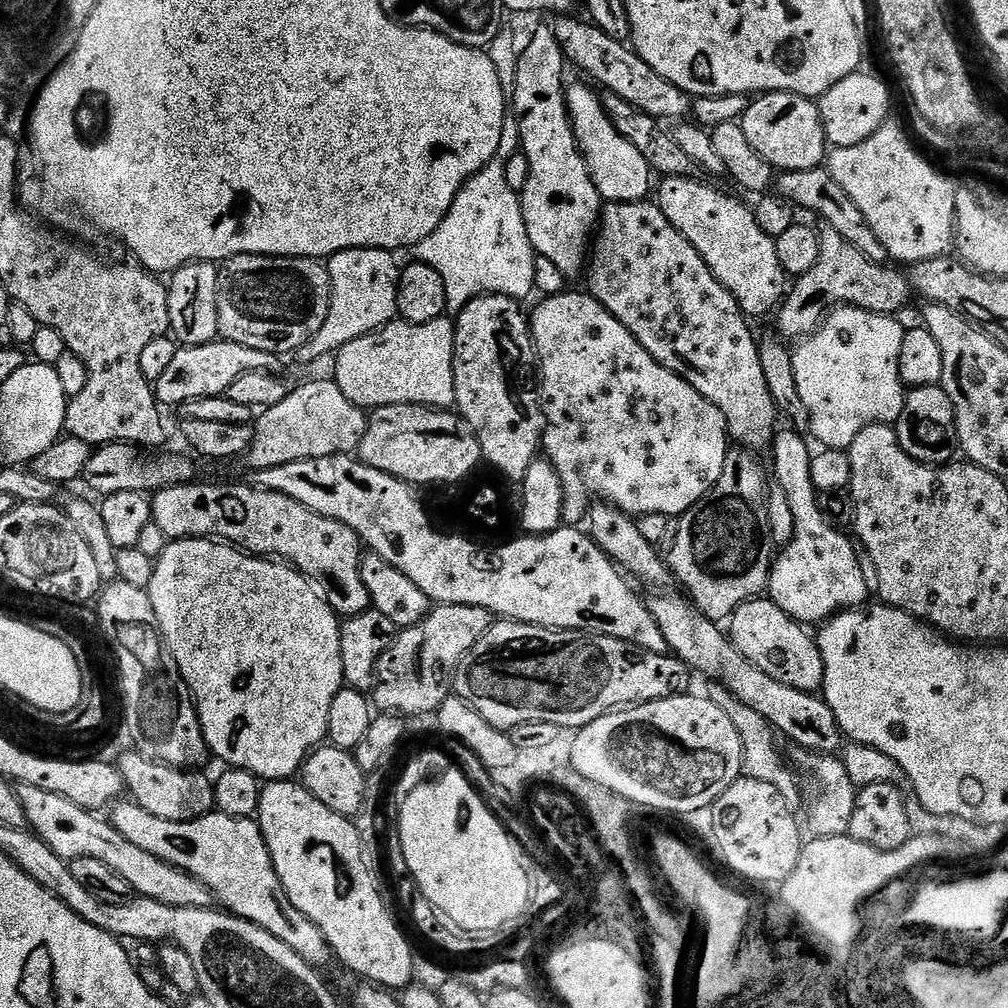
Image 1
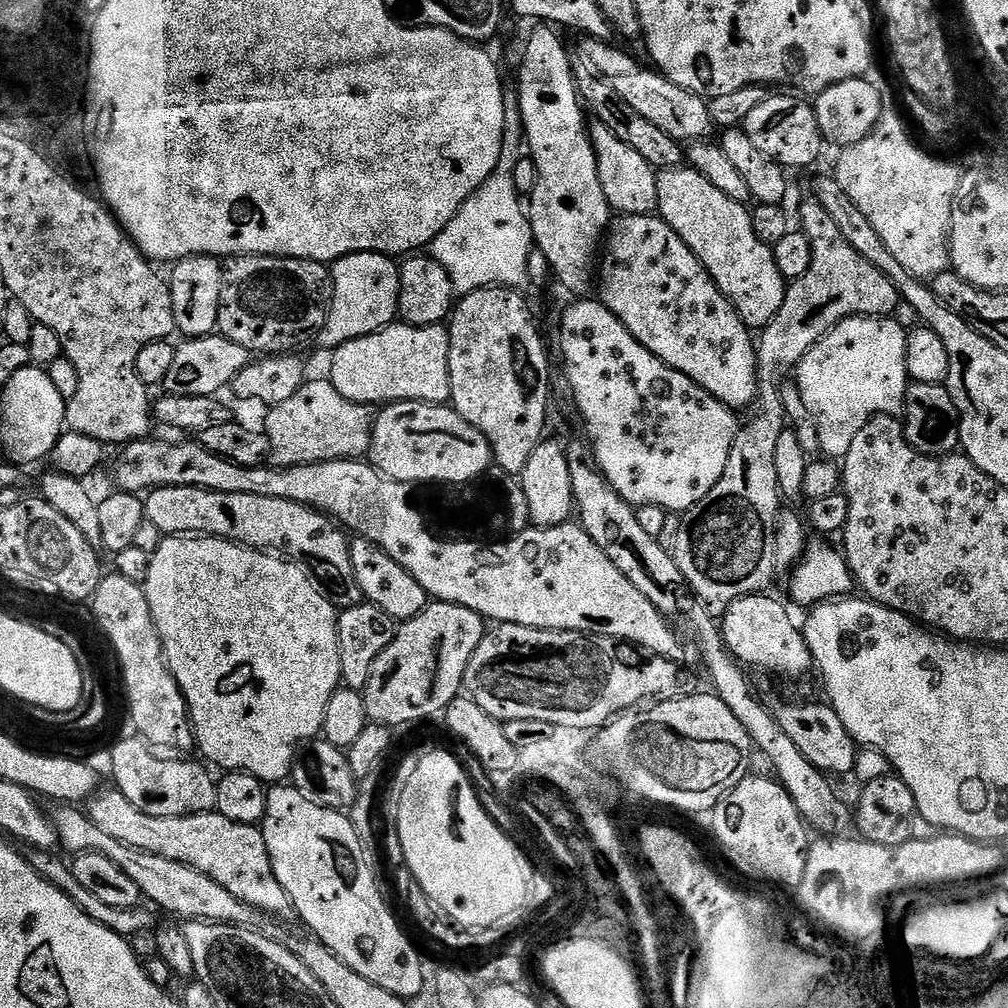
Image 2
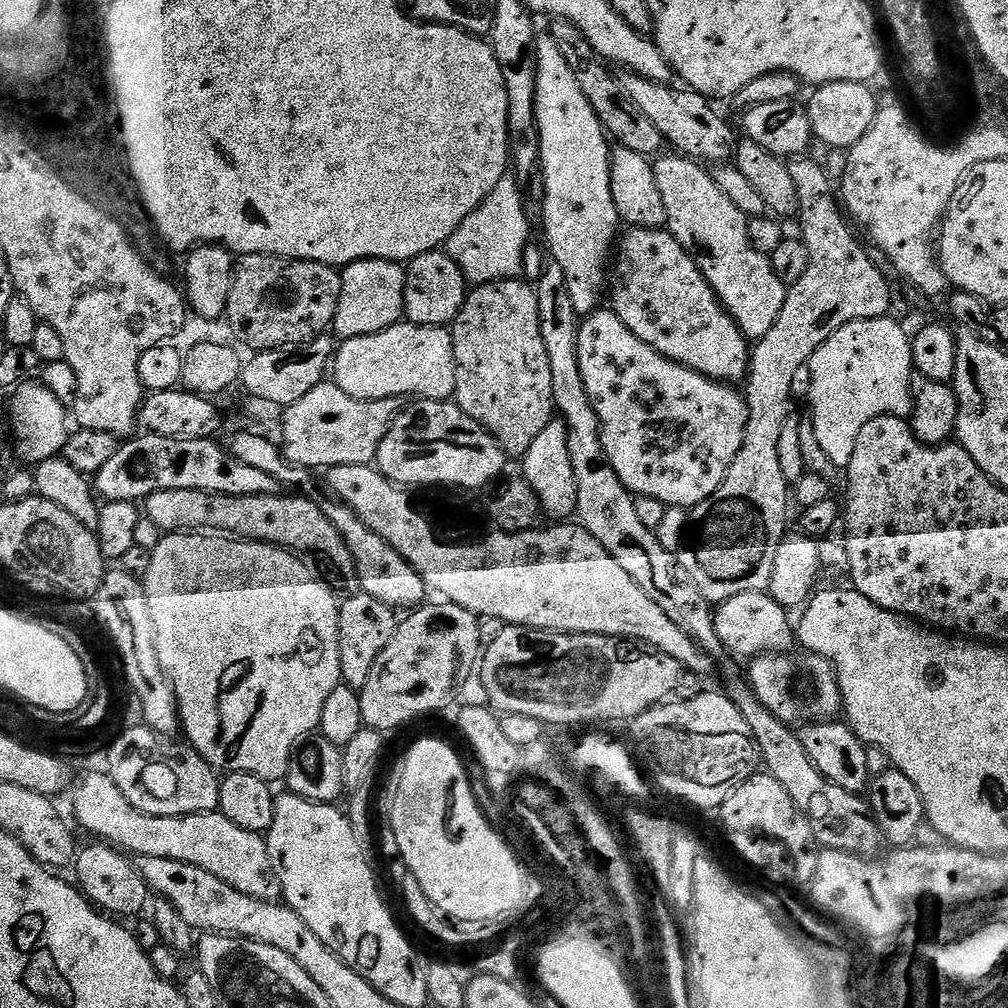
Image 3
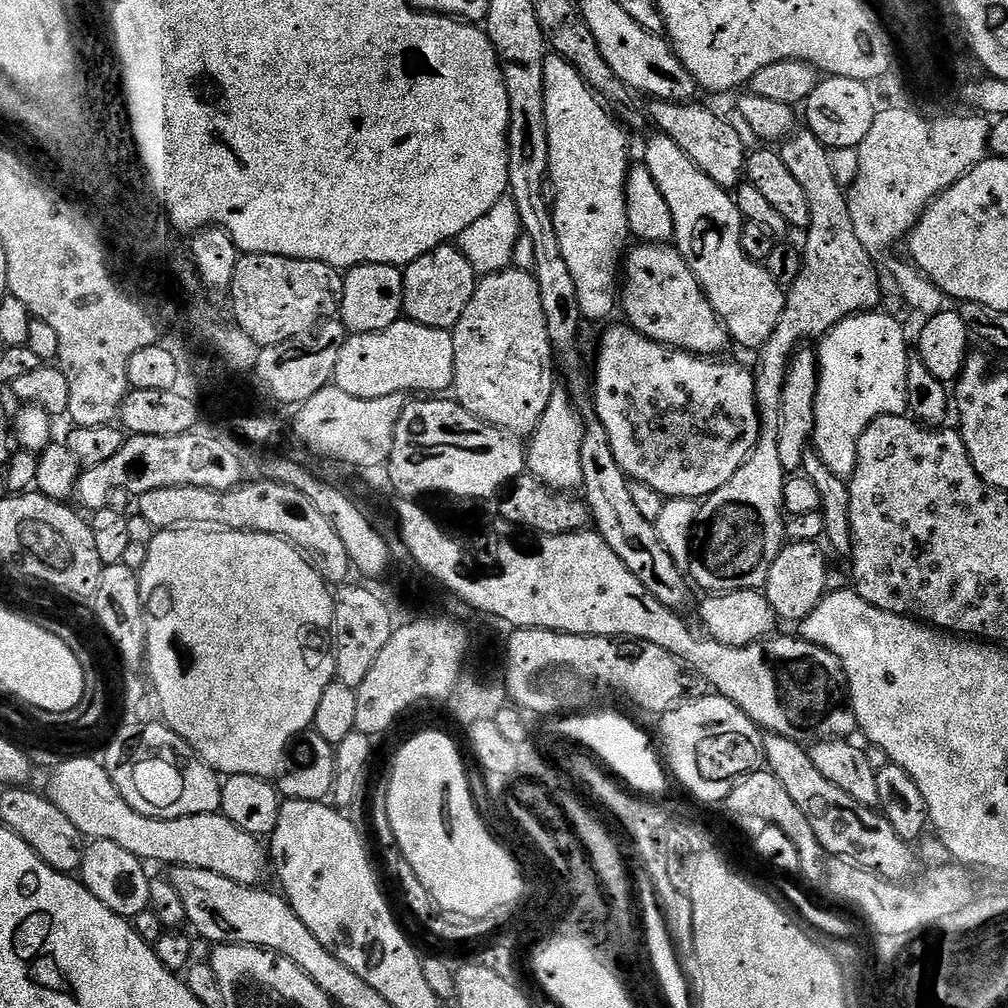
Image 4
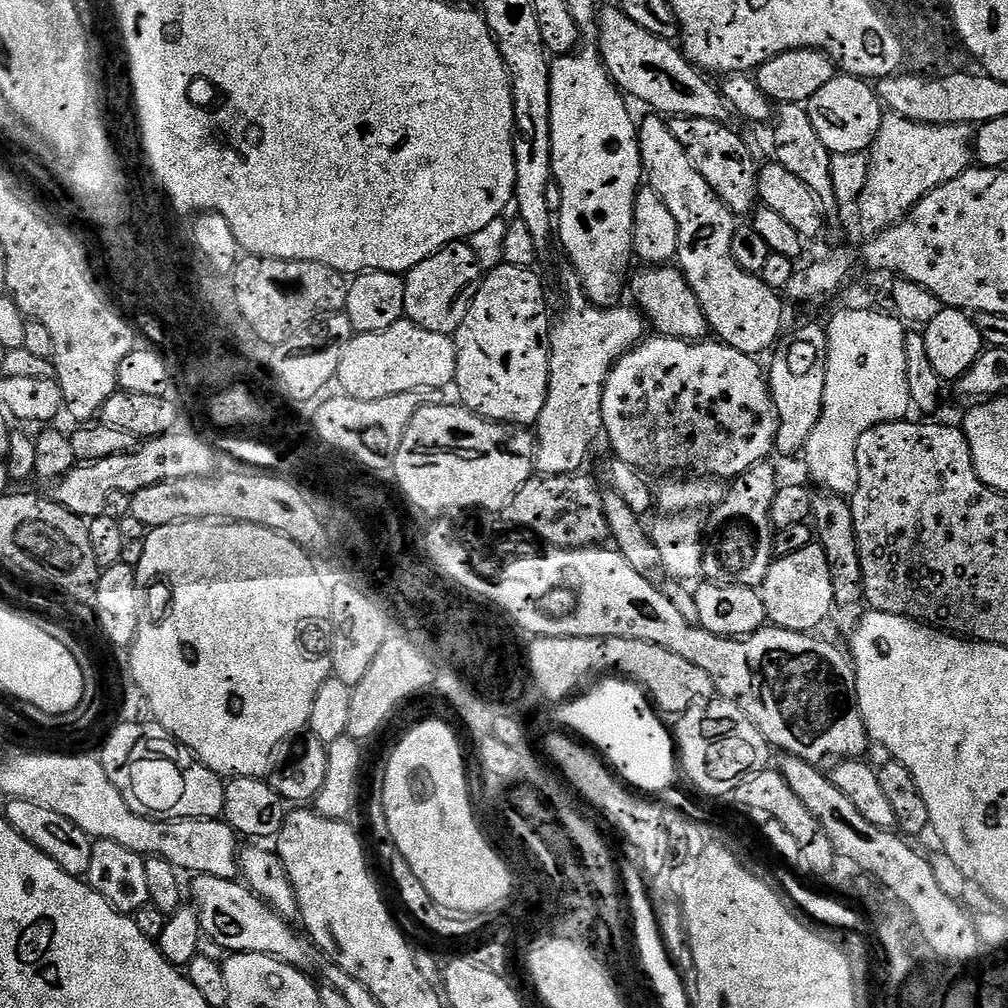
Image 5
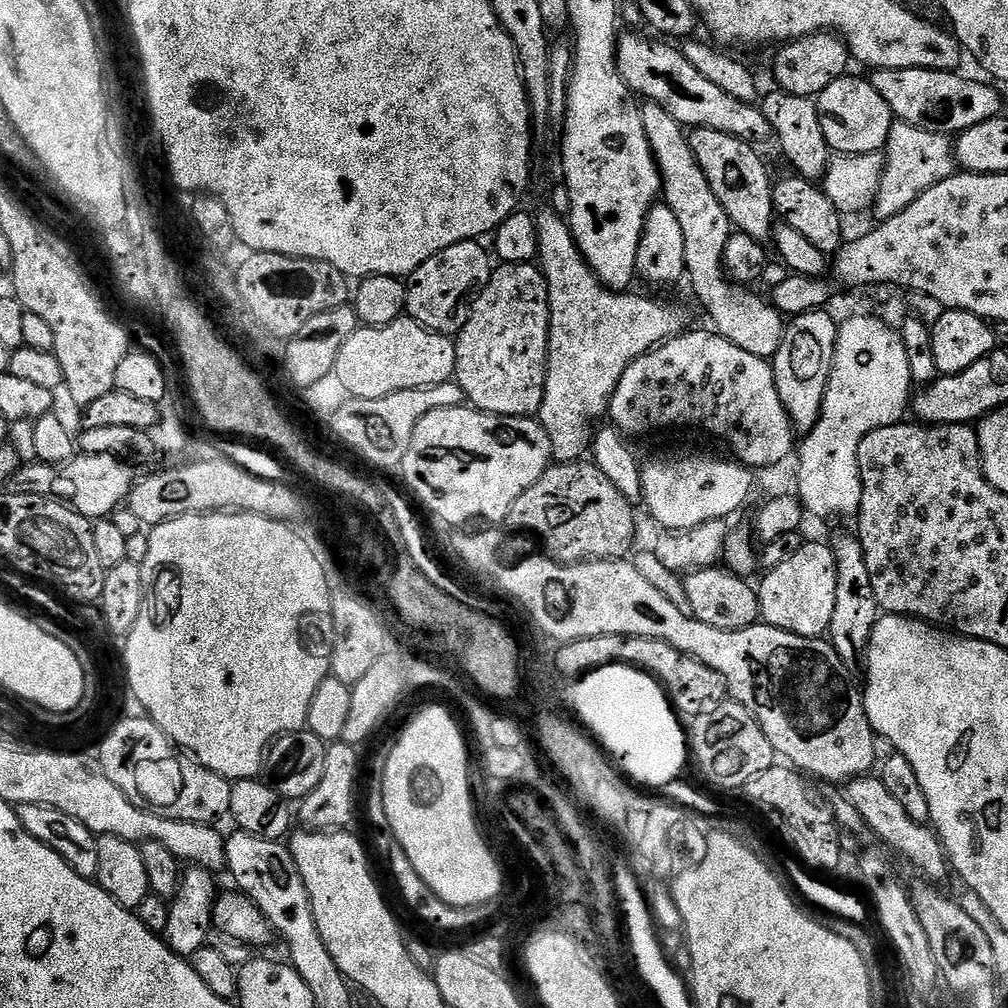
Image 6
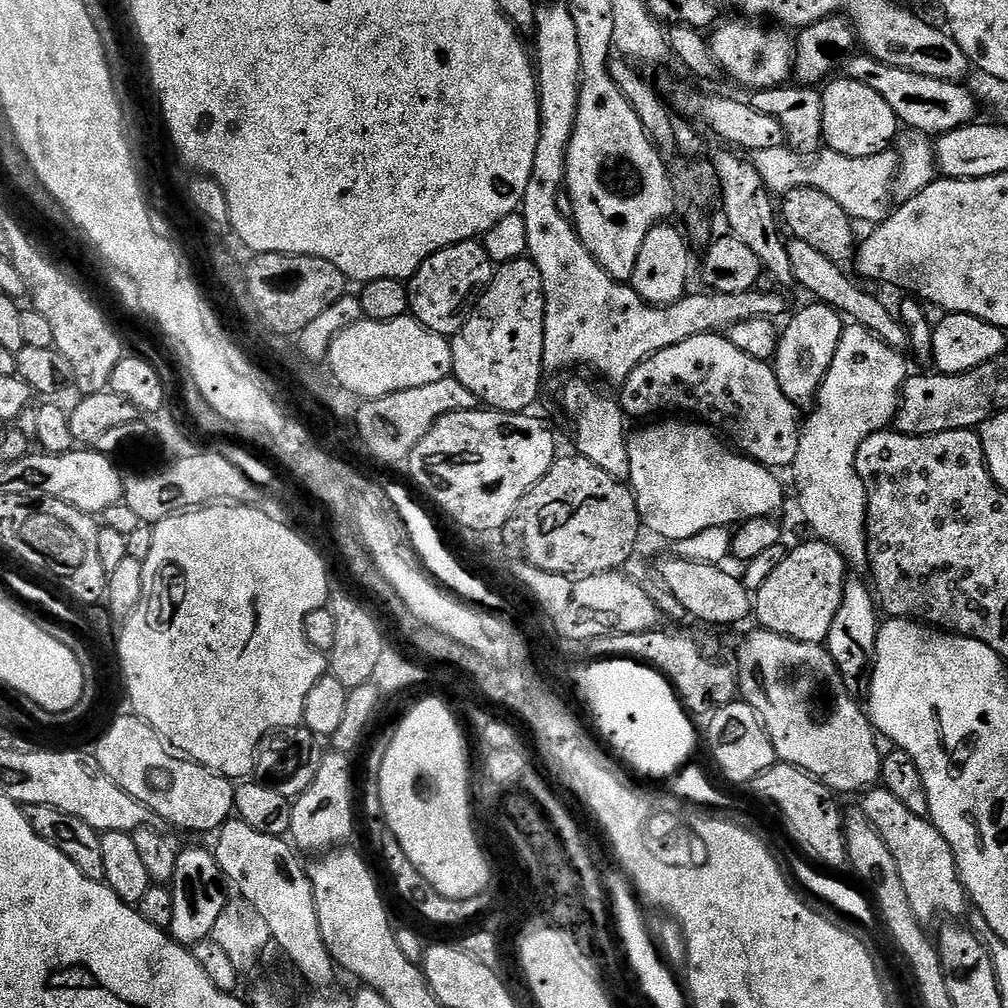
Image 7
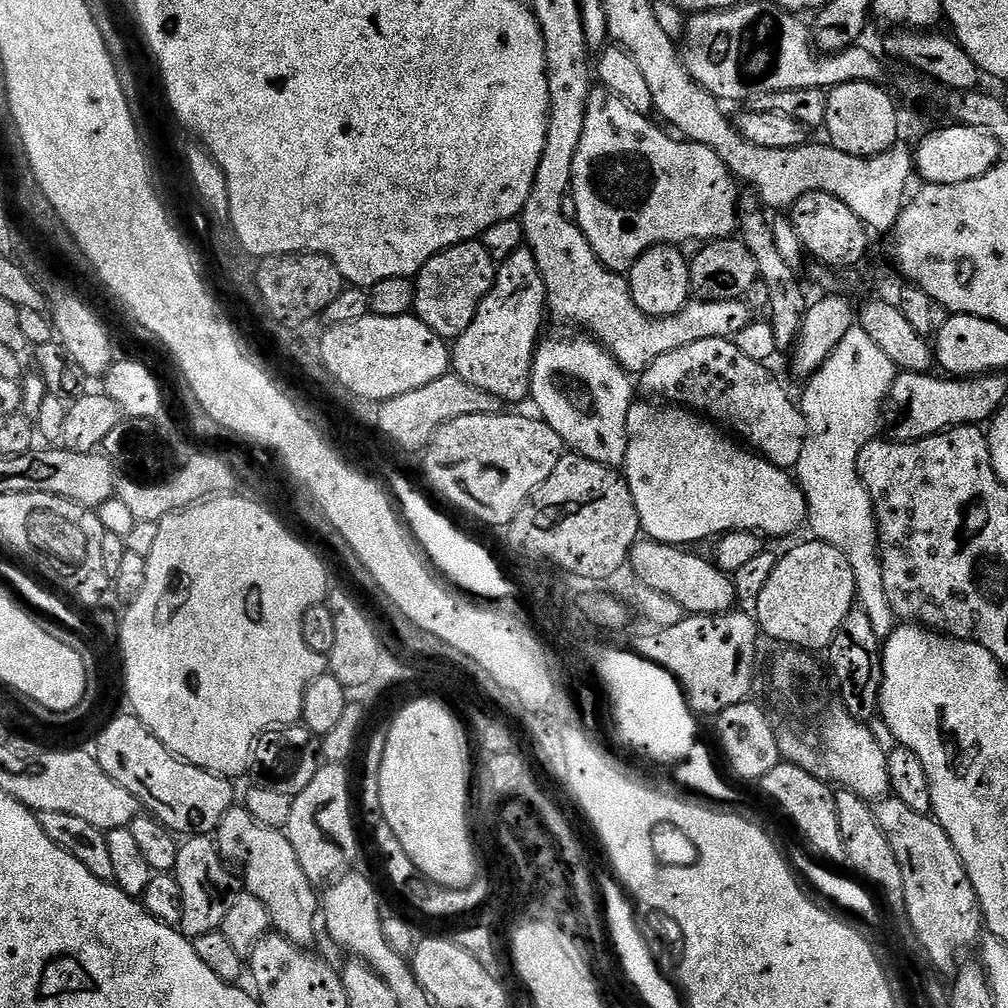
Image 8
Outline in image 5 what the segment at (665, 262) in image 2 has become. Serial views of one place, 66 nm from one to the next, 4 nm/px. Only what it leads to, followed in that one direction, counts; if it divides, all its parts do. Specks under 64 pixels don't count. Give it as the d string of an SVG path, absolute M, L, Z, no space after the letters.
M644 266L641 272L631 277L630 280L630 296L634 301L635 307L642 313L645 321L649 325L652 324L657 333L661 336L673 336L679 340L691 340L699 342L709 335L710 329L708 319L702 310L702 306L698 306L698 298L694 298L694 290L690 290L690 282L686 282L683 272L676 266Z

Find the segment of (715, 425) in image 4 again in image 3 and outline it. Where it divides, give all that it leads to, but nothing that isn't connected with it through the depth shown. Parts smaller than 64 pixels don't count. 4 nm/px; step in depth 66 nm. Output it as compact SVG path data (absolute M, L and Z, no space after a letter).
M597 310L591 316L583 317L580 332L577 333L576 338L578 366L581 368L581 376L584 379L589 400L593 404L597 418L600 420L601 444L605 450L605 458L608 459L608 464L617 472L622 486L627 488L636 498L649 496L671 507L685 510L691 510L697 504L701 504L706 498L710 498L710 494L714 494L714 490L718 490L718 486L722 486L722 482L728 476L728 471L738 454L738 450L742 450L742 446L744 445L746 422L748 421L747 399L741 393L739 396L732 389L735 387L729 386L727 383L719 380L711 380L708 376L698 374L686 366L676 364L672 360L666 359L662 354L658 354L658 350L646 346L646 342L642 342L636 337L617 318L615 312L611 310Z

